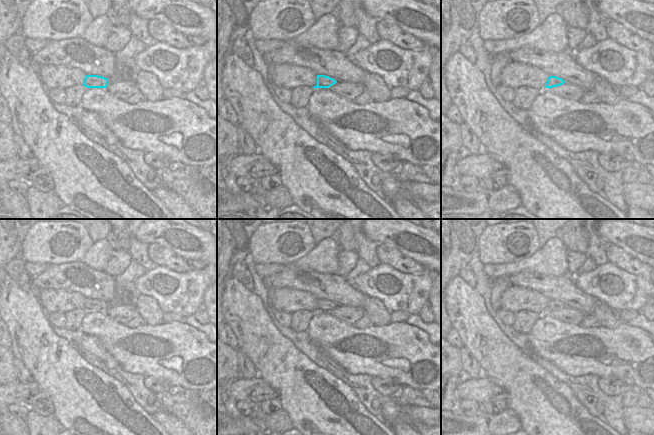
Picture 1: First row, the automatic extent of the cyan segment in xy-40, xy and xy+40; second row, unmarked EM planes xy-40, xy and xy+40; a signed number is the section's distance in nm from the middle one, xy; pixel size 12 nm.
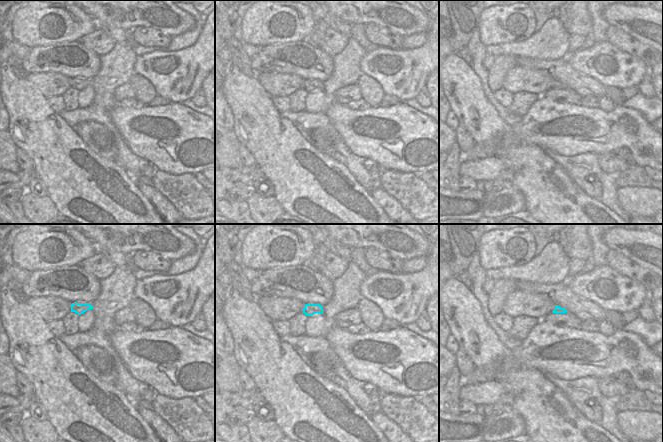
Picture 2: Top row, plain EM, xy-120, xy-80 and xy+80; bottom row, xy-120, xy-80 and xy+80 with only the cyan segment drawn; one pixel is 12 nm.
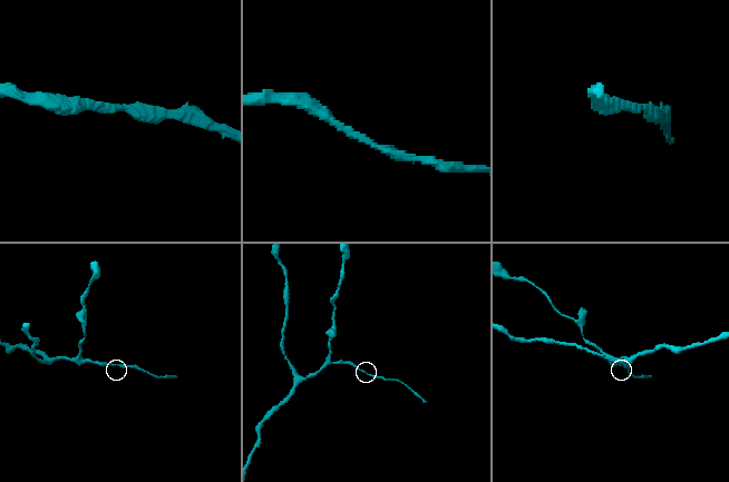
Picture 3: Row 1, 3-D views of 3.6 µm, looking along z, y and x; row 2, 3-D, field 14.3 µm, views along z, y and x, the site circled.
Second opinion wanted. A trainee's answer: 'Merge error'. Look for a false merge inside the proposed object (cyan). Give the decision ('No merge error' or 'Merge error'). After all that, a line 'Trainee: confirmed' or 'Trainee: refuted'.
No merge error.
Trainee: refuted

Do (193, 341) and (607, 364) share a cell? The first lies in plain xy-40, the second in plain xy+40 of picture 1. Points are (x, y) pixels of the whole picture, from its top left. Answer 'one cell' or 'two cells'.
one cell

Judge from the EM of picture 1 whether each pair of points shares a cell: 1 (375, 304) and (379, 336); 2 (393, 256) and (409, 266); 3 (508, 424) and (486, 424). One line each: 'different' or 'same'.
1: different
2: same
3: same

